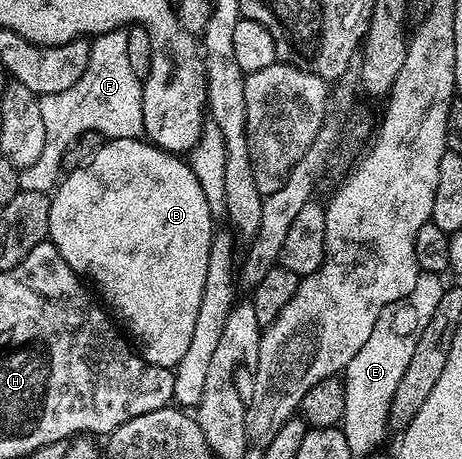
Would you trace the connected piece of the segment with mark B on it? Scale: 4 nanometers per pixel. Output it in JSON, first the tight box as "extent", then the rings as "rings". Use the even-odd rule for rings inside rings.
{"extent":[50,137,216,369],"rings":[[[142,137],[112,139],[103,142],[100,153],[96,153],[96,157],[92,157],[88,163],[75,166],[73,168],[75,171],[70,176],[67,174],[57,184],[50,204],[53,222],[55,224],[62,223],[63,229],[66,230],[66,239],[70,242],[71,249],[74,250],[65,252],[66,260],[72,264],[75,271],[85,273],[87,276],[90,274],[110,294],[115,309],[130,322],[130,327],[134,330],[135,335],[133,335],[133,338],[144,348],[147,361],[169,369],[181,361],[188,350],[188,345],[192,342],[196,317],[200,310],[201,298],[204,295],[205,278],[208,277],[210,251],[216,246],[216,240],[214,240],[214,215],[210,212],[212,202],[205,196],[201,181],[198,179],[198,171],[195,168],[190,168],[184,159],[181,154],[173,154],[162,150],[161,147]]]}

